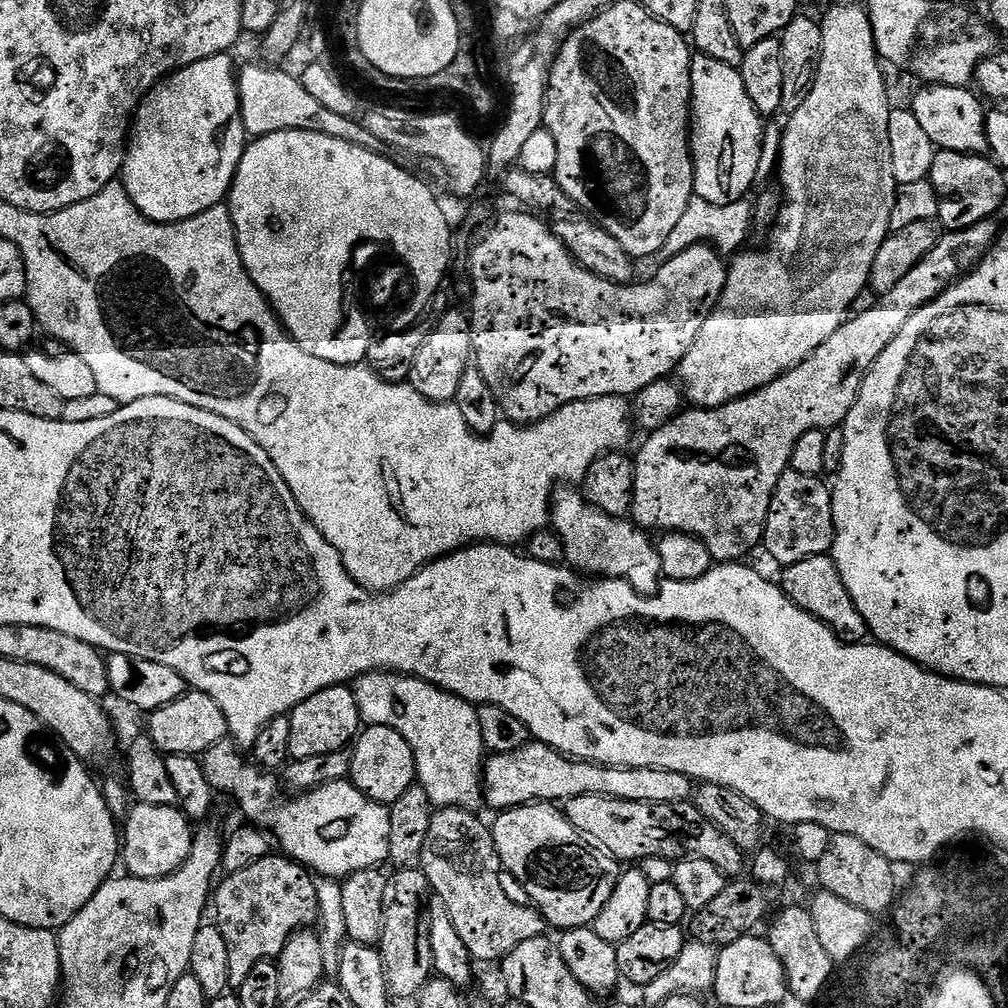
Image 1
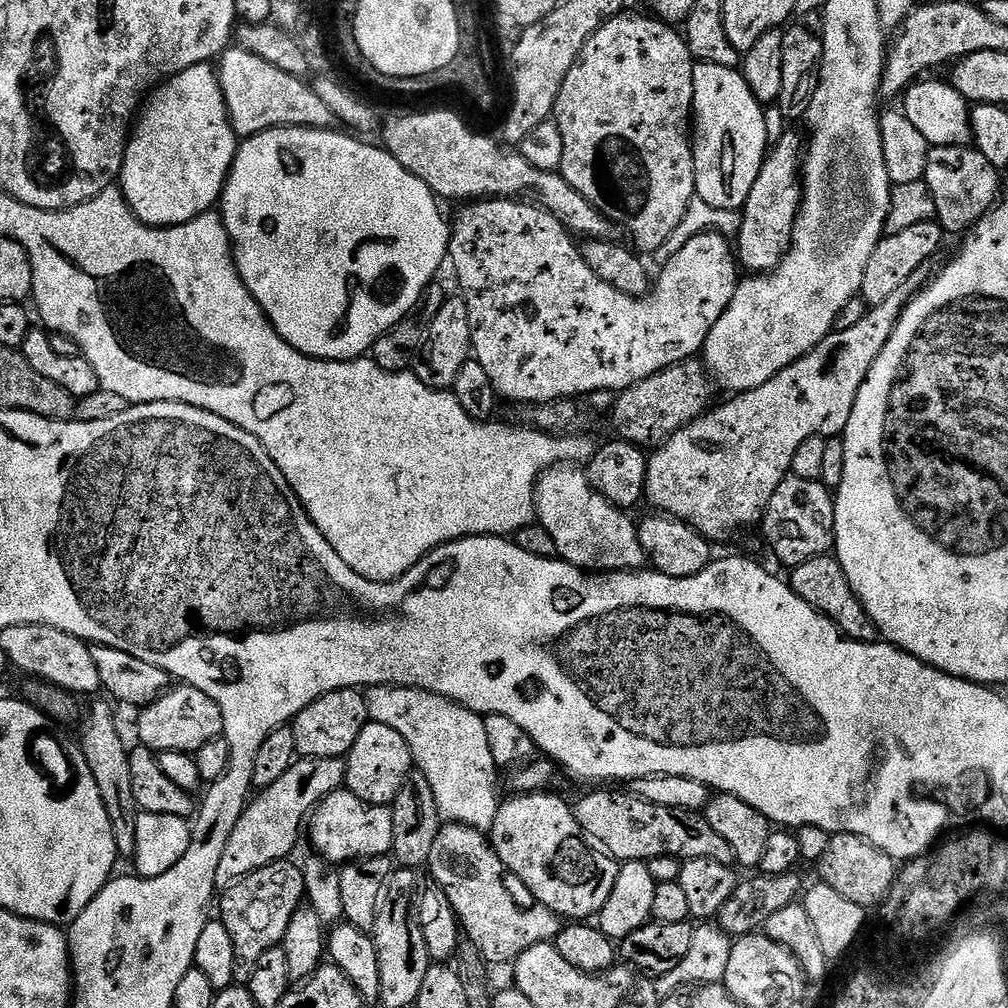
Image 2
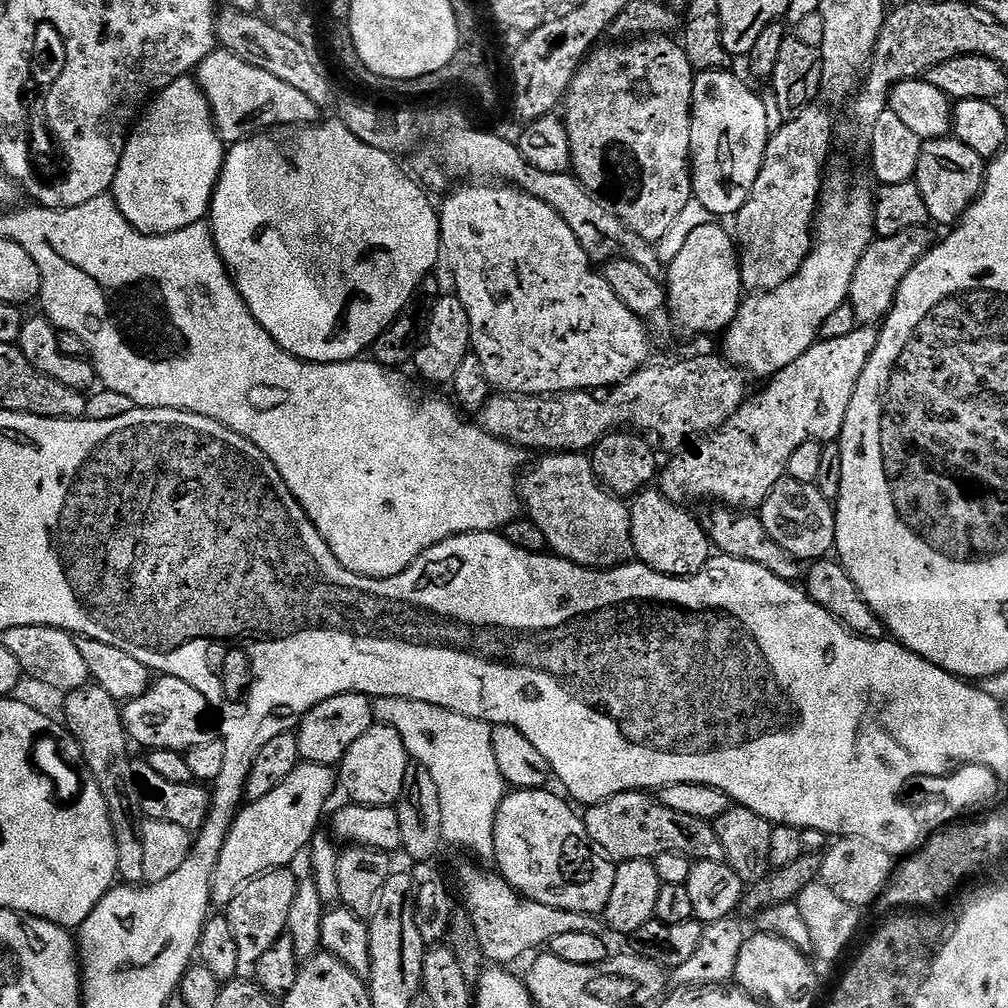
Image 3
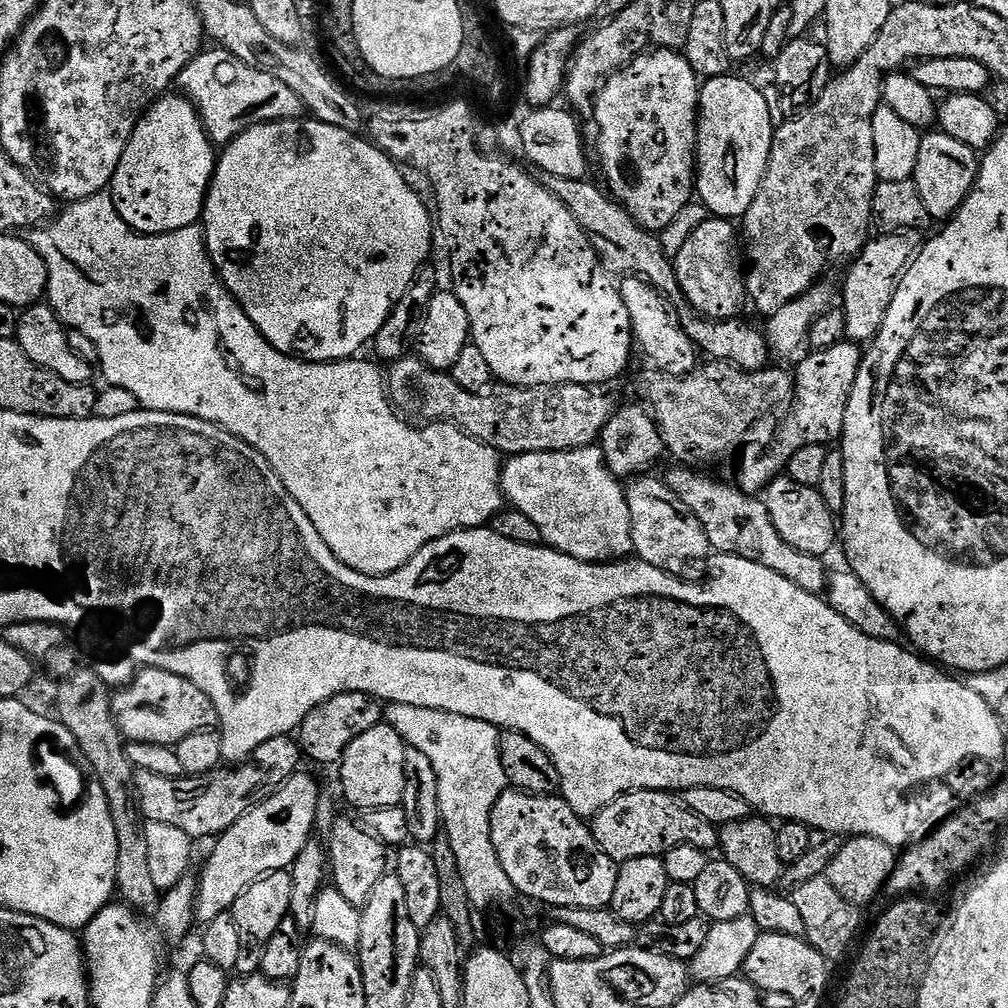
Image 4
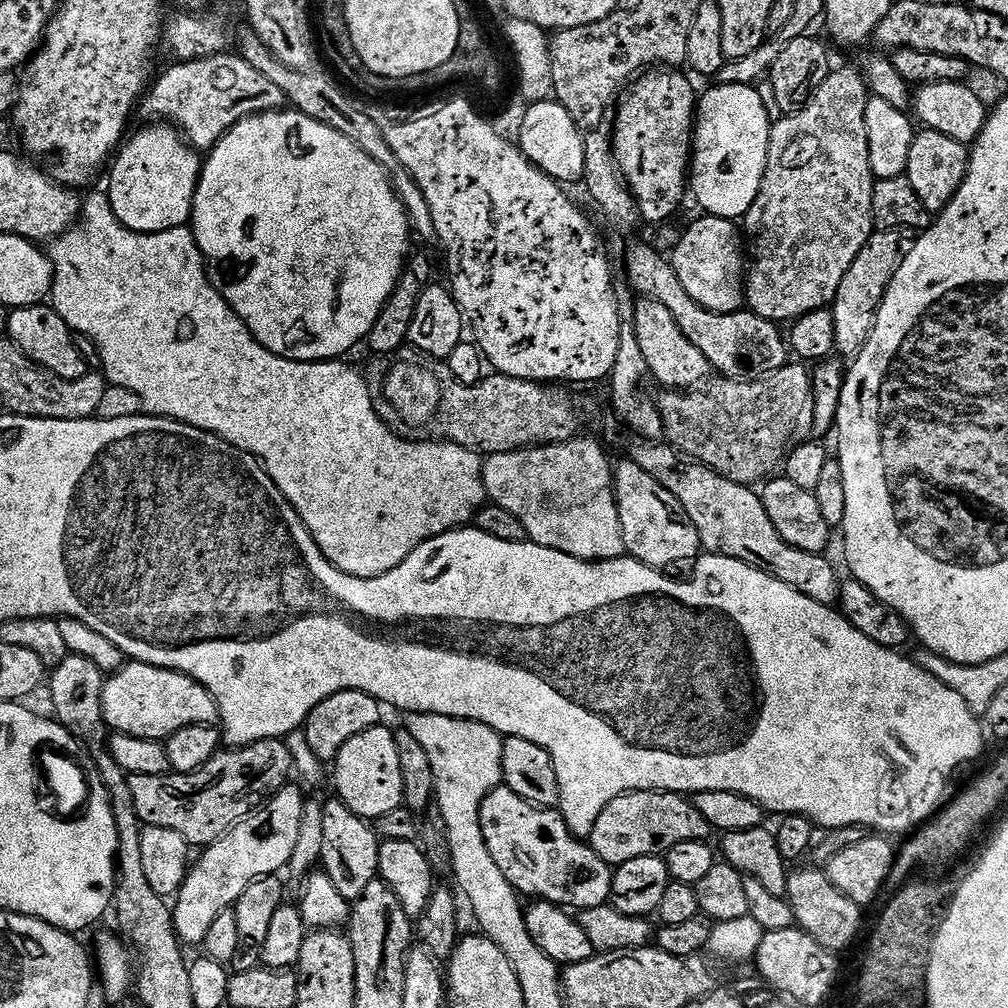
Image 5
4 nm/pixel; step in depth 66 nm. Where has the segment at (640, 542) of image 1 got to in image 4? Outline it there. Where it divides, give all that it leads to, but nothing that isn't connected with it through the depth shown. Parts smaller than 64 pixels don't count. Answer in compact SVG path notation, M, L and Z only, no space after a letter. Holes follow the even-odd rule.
M591 446L565 452L531 452L505 459L500 474L500 490L515 511L526 514L538 526L547 547L587 564L606 564L627 560L633 555L632 523L625 485L610 474L599 447Z

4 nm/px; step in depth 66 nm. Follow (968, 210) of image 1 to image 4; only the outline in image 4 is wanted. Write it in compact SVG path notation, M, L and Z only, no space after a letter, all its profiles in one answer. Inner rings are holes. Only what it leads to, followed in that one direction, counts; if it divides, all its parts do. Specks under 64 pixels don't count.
M932 130L921 135L914 179L918 194L922 194L922 202L926 202L926 210L930 210L933 221L944 222L955 216L972 192L979 174L980 160L977 149L958 142L958 138L950 138L950 134L942 130Z

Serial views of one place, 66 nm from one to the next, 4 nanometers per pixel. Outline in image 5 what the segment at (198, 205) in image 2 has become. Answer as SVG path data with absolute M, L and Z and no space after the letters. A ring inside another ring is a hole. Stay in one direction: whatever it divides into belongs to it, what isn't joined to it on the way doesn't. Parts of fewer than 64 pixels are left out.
M167 122L153 125L142 129L119 149L111 165L112 181L106 187L114 214L125 228L135 232L165 232L185 227L192 219L192 201L200 184L201 153L173 125Z

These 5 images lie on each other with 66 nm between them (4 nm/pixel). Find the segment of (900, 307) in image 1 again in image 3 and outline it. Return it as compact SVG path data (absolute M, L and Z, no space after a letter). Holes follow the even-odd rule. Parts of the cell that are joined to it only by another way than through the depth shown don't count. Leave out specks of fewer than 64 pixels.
M856 326L853 327L853 332L848 332L845 334L845 336L832 336L827 340L827 338L821 338L816 341L815 344L812 345L812 348L810 350L806 350L806 354L802 354L802 358L798 358L794 362L790 362L790 366L786 366L780 373L777 374L777 376L771 377L771 380L767 383L769 384L768 388L764 388L761 390L760 393L753 395L751 398L748 398L745 403L741 406L740 409L737 410L734 415L729 418L728 421L725 422L724 425L722 425L720 428L717 428L717 430L713 432L709 432L709 434L705 435L703 439L699 441L700 444L697 446L696 449L693 450L693 452L688 452L689 450L681 451L679 454L673 455L671 457L672 460L669 462L668 465L663 465L662 471L659 473L658 476L658 488L659 491L663 492L665 496L668 497L669 500L674 500L677 502L688 502L684 500L712 500L708 502L715 502L717 505L720 506L727 506L730 508L734 508L737 510L758 510L765 502L766 498L770 494L770 490L774 490L774 486L778 486L778 482L782 479L783 476L787 476L788 474L788 463L790 462L790 454L794 454L794 450L798 450L798 446L802 446L802 442L810 442L811 440L819 440L821 442L836 442L840 439L840 431L842 430L842 426L846 422L846 410L850 410L850 398L854 398L854 390L858 386L858 378L862 378L862 370L866 370L866 362L870 362L870 354L874 354L874 346L878 342L878 338L880 337L879 331L875 327L872 326Z

